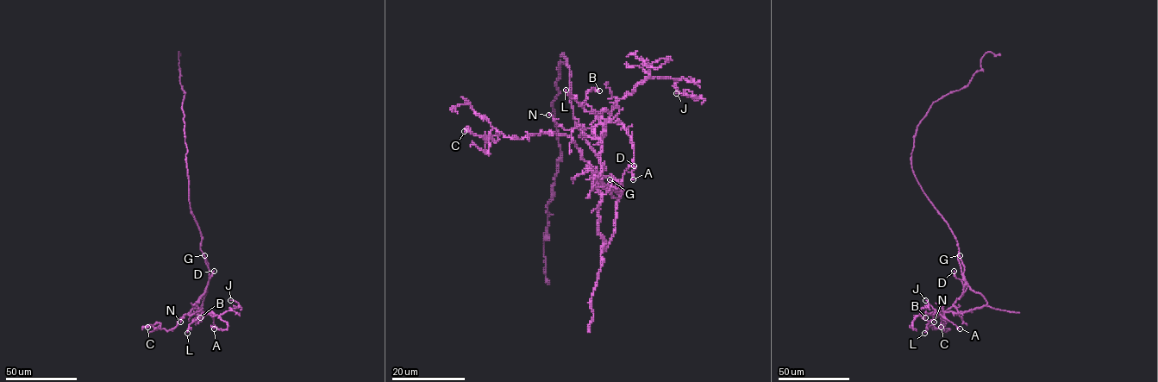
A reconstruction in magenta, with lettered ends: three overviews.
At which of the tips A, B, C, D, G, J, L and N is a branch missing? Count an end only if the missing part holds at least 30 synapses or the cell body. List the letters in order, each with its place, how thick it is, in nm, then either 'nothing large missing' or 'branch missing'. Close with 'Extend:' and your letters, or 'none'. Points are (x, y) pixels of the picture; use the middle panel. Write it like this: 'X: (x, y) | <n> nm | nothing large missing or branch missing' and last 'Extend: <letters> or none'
A: (633, 179) | 80 nm | nothing large missing
B: (599, 90) | 500 nm | nothing large missing
C: (464, 131) | 160 nm | nothing large missing
D: (634, 165) | 120 nm | nothing large missing
G: (610, 179) | 80 nm | nothing large missing
J: (676, 93) | 130 nm | nothing large missing
L: (566, 90) | 150 nm | nothing large missing
N: (548, 115) | 180 nm | nothing large missing
Extend: none

